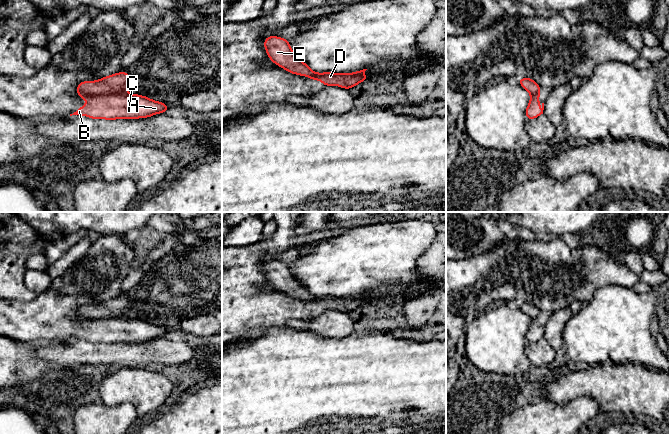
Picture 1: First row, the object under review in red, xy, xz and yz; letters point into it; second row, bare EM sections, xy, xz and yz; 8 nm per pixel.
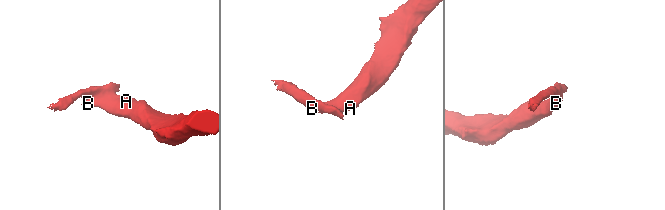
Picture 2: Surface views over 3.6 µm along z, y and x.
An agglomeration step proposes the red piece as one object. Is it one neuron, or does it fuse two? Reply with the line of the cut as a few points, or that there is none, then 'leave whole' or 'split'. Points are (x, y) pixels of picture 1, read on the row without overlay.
cut xy (123, 315), (82, 321); split

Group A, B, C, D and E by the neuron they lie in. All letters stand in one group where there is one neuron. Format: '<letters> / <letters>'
A B C D / E

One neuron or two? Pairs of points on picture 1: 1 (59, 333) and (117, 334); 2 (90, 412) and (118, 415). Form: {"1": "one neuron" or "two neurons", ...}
{"1": "one neuron", "2": "one neuron"}

